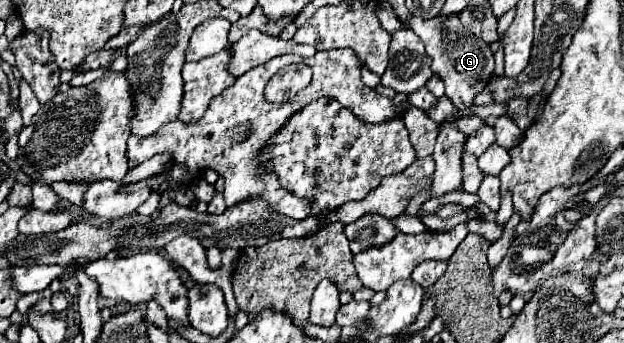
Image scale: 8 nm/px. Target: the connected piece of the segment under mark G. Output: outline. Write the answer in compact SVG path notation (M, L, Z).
M450 16L450 20L442 22L444 24L438 24L438 18L432 20L412 18L410 28L426 44L426 52L432 58L432 70L446 84L446 96L460 112L464 112L462 114L464 118L470 118L474 108L474 98L488 86L488 82L494 76L494 52L482 38L474 36L468 28L464 28L458 16Z

